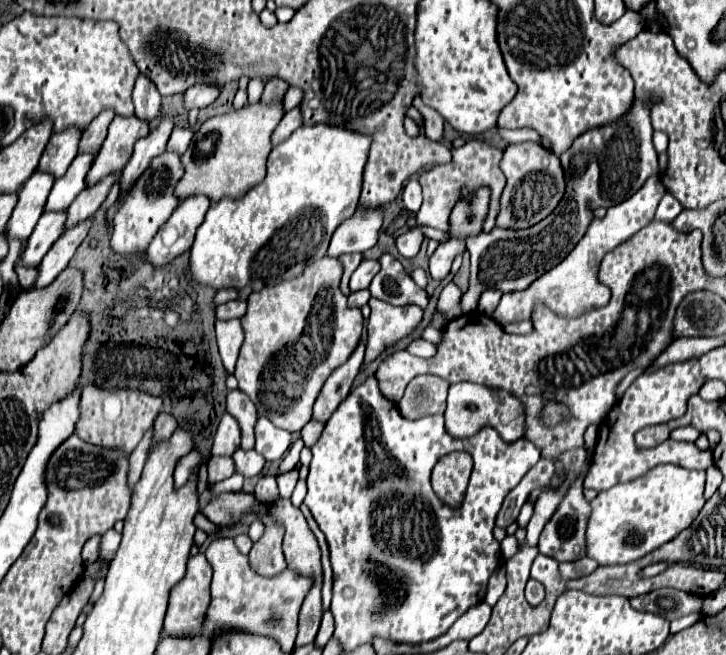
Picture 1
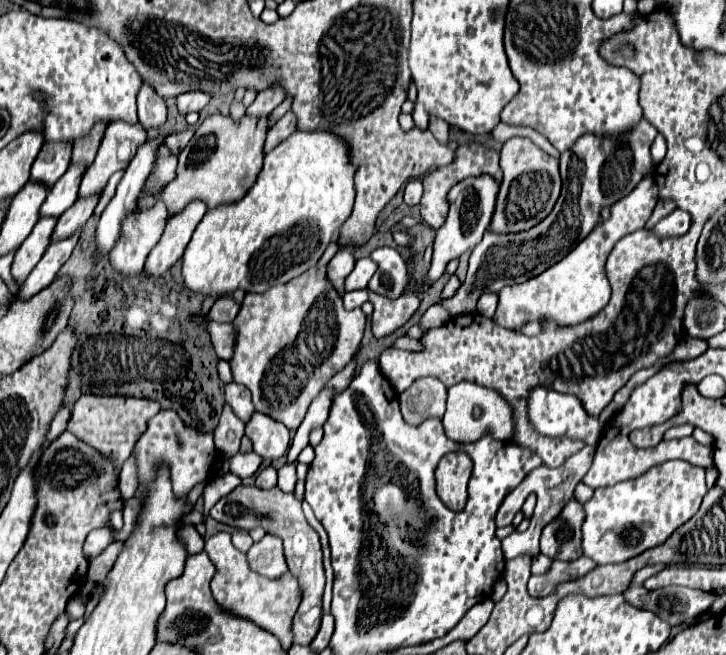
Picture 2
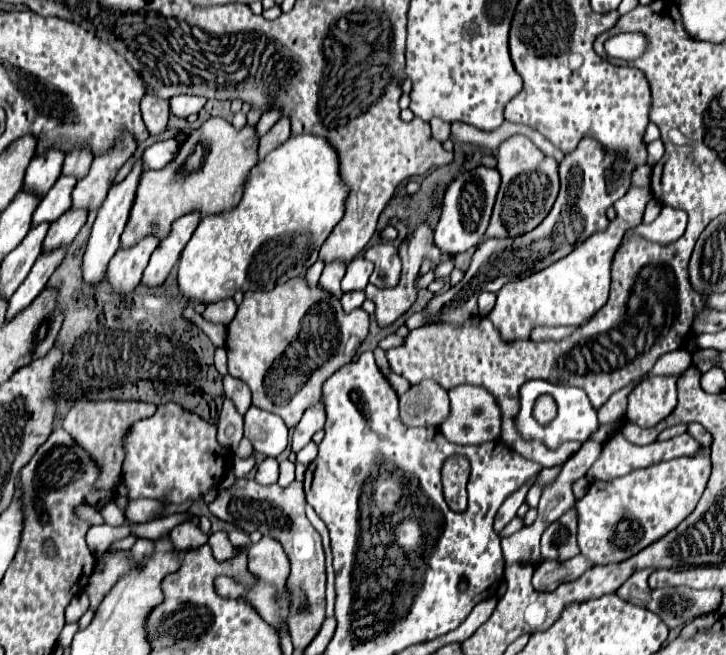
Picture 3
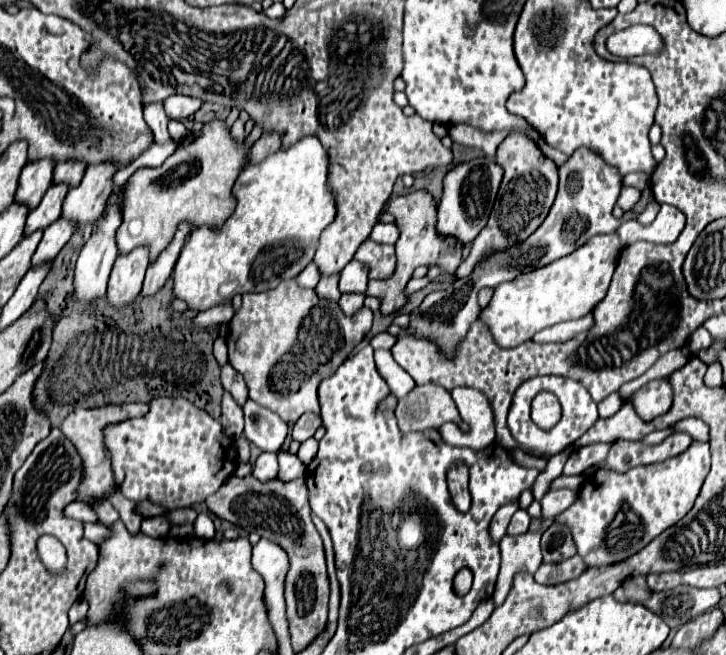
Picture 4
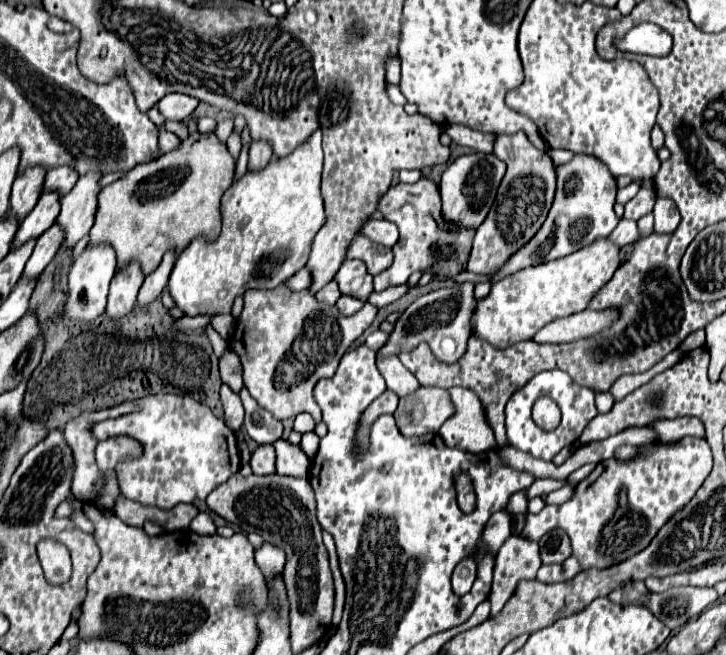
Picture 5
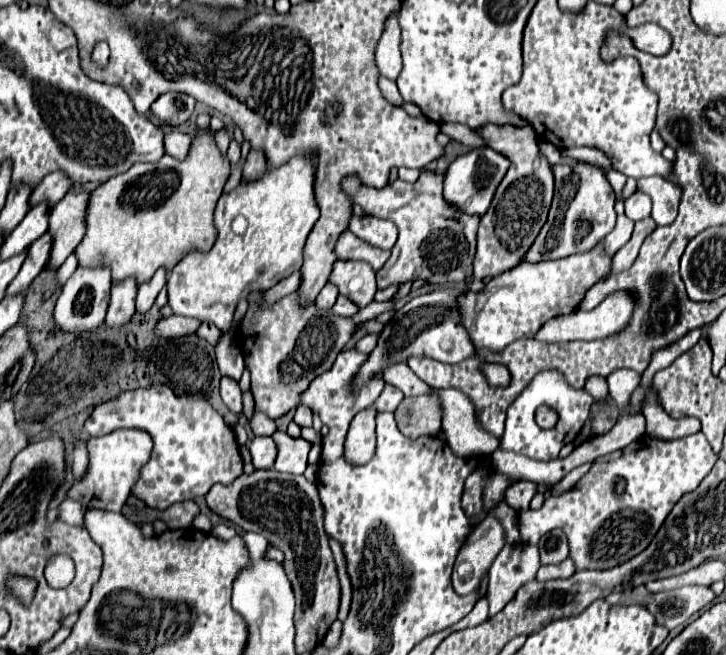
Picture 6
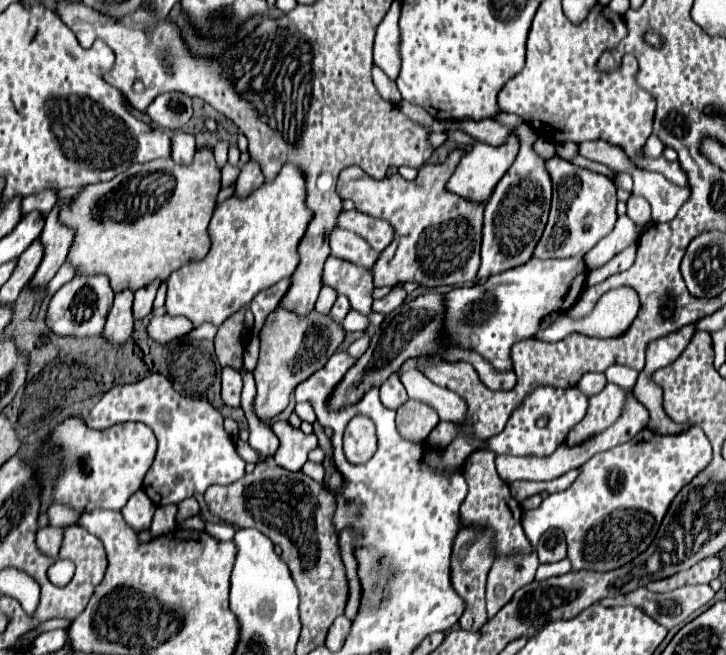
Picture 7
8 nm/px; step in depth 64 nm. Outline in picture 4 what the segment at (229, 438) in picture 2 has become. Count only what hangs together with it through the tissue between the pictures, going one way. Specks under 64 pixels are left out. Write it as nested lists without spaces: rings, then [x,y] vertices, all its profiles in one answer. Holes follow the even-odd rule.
[[[224,392],[224,398],[222,398],[222,416],[220,416],[220,422],[222,422],[222,430],[228,438],[238,438],[242,436],[242,430],[244,430],[244,416],[242,416],[242,408],[234,402],[234,398]]]

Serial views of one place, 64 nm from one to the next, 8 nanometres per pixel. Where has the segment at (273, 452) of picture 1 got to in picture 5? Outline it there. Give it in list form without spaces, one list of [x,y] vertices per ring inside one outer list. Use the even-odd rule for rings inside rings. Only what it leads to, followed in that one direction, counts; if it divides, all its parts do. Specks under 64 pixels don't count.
[[[244,388],[240,392],[244,410],[246,410],[246,418],[244,418],[244,430],[246,434],[260,446],[266,444],[274,444],[276,440],[282,438],[284,426],[278,418],[274,418],[268,410],[260,408],[256,404],[256,400],[252,400],[252,396],[248,396],[248,390]]]

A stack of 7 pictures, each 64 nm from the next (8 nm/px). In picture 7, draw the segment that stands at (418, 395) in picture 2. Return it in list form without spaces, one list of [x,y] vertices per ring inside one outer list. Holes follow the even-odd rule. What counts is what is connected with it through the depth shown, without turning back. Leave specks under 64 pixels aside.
[[[408,400],[402,404],[402,408],[396,410],[398,432],[404,438],[410,438],[412,442],[426,440],[438,422],[440,422],[440,418],[438,418],[436,410],[418,400]]]

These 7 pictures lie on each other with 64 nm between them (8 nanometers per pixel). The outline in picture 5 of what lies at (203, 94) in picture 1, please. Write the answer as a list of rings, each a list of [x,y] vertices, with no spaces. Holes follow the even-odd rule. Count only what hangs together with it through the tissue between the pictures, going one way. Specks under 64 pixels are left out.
[[[168,94],[164,100],[160,100],[156,106],[166,116],[166,120],[184,120],[188,118],[200,102],[186,94]]]

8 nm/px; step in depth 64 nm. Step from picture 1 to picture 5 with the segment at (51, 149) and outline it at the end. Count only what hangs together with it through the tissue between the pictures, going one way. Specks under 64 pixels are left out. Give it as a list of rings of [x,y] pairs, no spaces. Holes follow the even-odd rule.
[[[36,166],[36,168],[26,168],[14,182],[12,186],[12,198],[10,198],[10,210],[8,214],[16,218],[24,218],[30,214],[40,198],[40,192],[44,188],[44,178],[46,178],[46,168]]]

